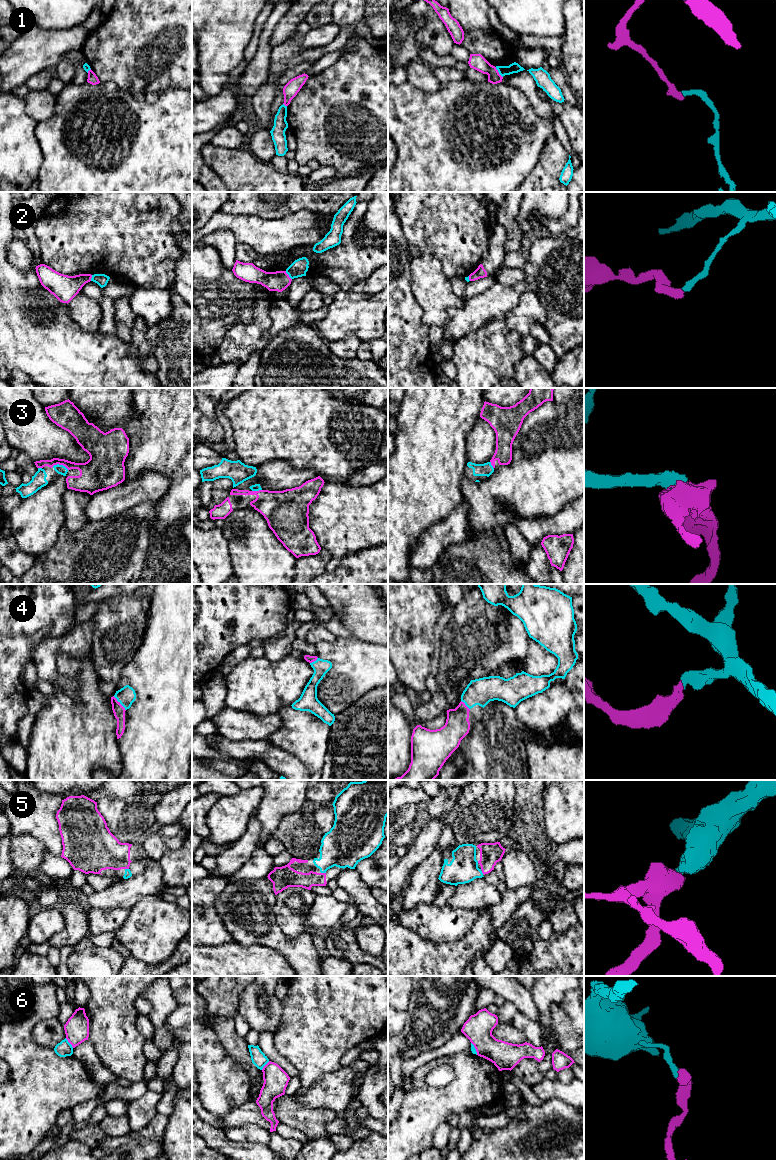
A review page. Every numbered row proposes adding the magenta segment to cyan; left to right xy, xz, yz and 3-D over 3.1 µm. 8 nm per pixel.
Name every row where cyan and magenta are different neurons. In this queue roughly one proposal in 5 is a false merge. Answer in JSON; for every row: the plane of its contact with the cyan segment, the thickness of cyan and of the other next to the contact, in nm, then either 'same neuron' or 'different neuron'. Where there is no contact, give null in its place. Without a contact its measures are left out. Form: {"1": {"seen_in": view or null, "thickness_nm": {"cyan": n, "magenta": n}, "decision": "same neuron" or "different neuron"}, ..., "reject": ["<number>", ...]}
{"1": {"seen_in": "yz", "thickness_nm": {"cyan": 80, "magenta": 130}, "decision": "different neuron"}, "2": {"seen_in": "xz", "thickness_nm": {"cyan": 140, "magenta": 160}, "decision": "different neuron"}, "3": {"seen_in": "xy", "thickness_nm": {"cyan": 80, "magenta": 180}, "decision": "same neuron"}, "4": {"seen_in": "xy", "thickness_nm": {"cyan": 150, "magenta": 100}, "decision": "same neuron"}, "5": {"seen_in": "xz", "thickness_nm": {"cyan": 320, "magenta": 140}, "decision": "same neuron"}, "6": {"seen_in": "xy", "thickness_nm": {"cyan": 120, "magenta": 190}, "decision": "different neuron"}, "reject": ["1", "2", "6"]}

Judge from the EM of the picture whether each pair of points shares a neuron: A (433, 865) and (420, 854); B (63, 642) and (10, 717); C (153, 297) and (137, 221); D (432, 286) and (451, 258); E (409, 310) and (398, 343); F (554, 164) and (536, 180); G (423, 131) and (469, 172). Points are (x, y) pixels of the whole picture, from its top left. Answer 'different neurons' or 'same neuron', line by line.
A: different neurons
B: different neurons
C: different neurons
D: different neurons
E: same neuron
F: same neuron
G: same neuron

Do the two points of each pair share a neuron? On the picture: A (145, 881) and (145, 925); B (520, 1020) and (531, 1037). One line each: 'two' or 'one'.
A: two
B: one

